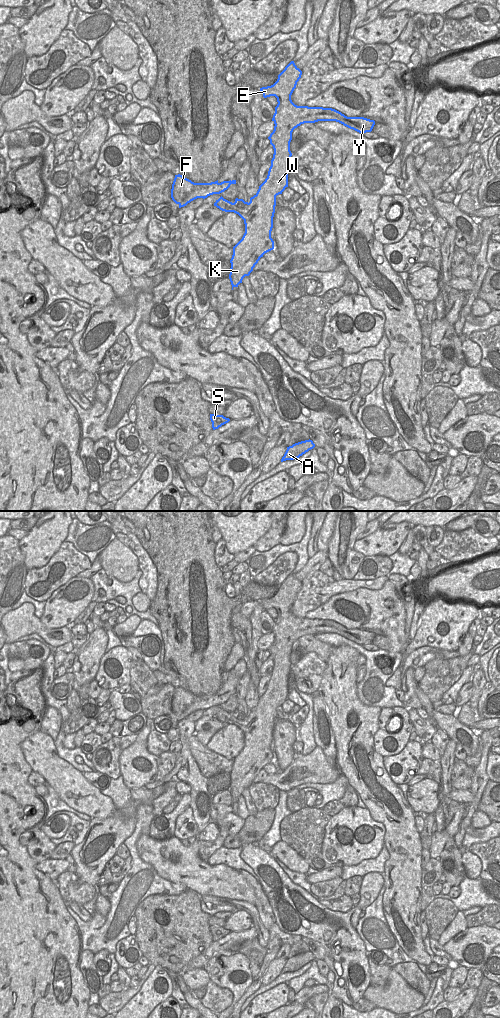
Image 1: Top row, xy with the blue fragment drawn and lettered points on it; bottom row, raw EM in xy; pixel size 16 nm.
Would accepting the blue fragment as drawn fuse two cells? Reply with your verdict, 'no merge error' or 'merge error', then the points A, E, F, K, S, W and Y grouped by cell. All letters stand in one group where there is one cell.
no merge error; groups A E F K S W Y

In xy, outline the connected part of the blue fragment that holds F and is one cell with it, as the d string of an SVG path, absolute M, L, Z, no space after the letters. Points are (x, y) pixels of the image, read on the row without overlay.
M178 686L175 687L172 696L171 710L181 720L197 710L205 711L210 707L220 706L227 702L231 696L236 696L236 692L221 695L218 692L211 695L194 695Z

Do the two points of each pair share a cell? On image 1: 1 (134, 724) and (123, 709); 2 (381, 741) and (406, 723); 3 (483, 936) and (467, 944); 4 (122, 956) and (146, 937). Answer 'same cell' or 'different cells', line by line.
1: different cells
2: same cell
3: same cell
4: different cells

